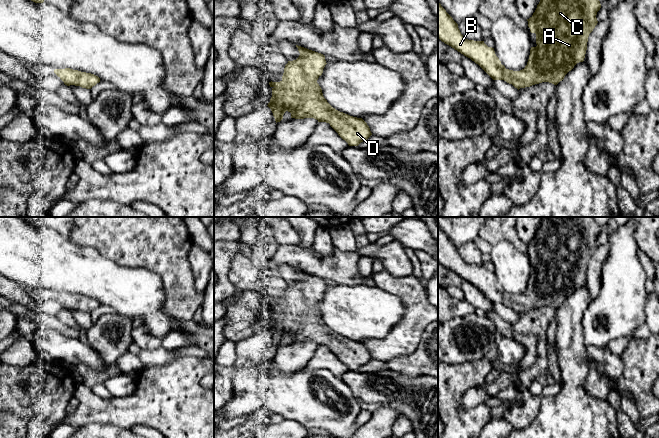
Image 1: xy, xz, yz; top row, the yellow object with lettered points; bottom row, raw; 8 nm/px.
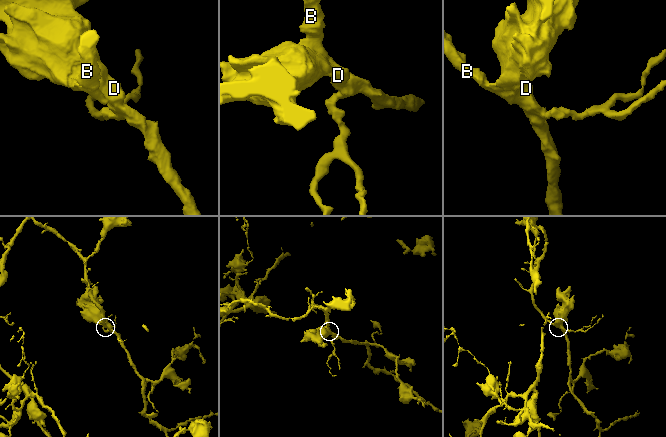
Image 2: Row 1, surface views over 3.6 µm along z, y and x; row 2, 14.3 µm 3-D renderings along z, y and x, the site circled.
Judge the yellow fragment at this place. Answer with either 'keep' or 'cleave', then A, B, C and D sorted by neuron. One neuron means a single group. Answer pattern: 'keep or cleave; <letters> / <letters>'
keep; A B C D

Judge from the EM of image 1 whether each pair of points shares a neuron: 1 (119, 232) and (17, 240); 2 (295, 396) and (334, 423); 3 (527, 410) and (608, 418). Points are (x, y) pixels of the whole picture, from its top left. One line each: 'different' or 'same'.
1: different
2: same
3: different

